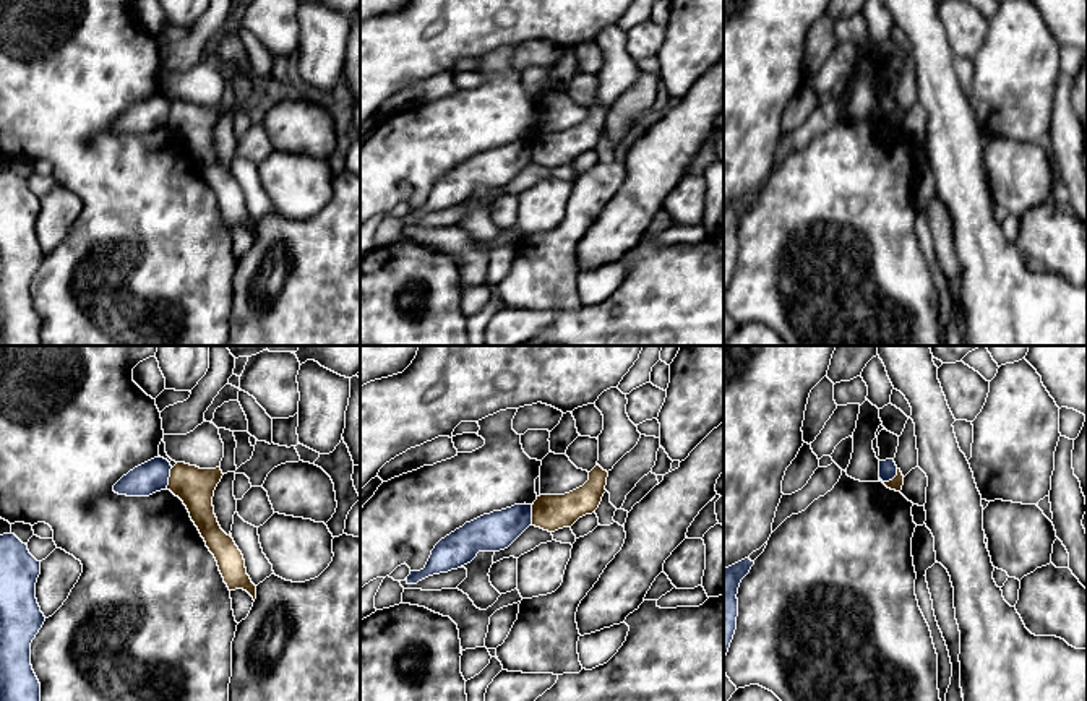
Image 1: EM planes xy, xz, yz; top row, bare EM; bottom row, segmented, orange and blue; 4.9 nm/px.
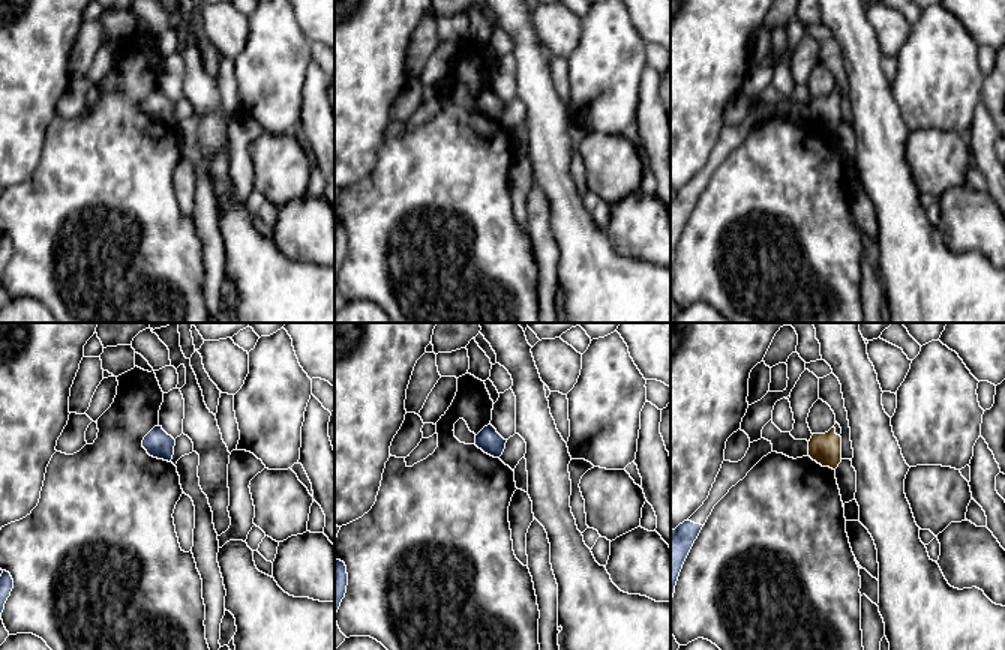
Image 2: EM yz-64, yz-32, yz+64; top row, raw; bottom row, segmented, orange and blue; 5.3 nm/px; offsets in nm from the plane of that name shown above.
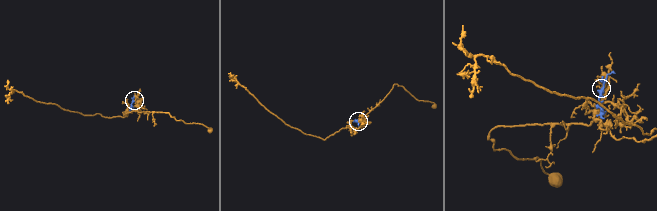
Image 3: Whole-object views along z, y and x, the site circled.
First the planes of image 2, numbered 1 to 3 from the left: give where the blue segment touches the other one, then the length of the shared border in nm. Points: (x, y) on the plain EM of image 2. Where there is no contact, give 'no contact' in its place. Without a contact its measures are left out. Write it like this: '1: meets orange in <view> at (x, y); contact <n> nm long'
1: no contact
2: no contact
3: no contact

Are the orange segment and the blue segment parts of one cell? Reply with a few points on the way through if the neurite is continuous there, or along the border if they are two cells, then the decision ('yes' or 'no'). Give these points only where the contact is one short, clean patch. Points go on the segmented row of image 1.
along yz (897, 469), (891, 479), (880, 479) | no

